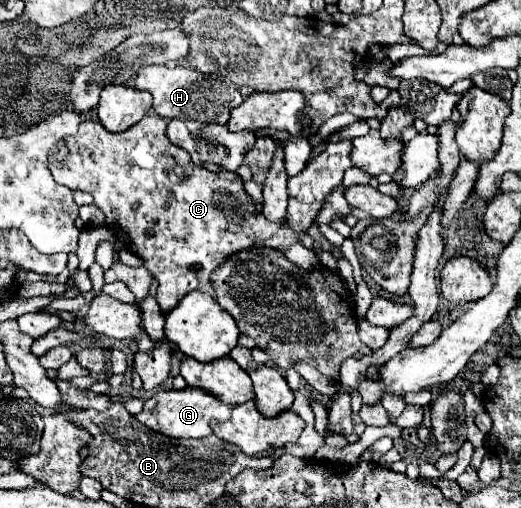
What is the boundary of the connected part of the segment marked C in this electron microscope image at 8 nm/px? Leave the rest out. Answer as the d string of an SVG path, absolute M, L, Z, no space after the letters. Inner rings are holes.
M147 114L141 122L131 126L125 132L113 134L101 126L97 120L85 120L81 122L81 128L75 136L67 138L71 156L69 160L59 166L51 164L51 174L53 178L67 186L67 188L77 188L83 192L89 192L95 198L95 206L107 216L107 228L115 234L115 238L127 248L129 252L137 254L143 258L145 268L157 278L159 288L157 288L157 302L163 312L169 312L171 308L177 306L177 302L191 290L207 292L215 296L213 286L211 286L211 272L217 268L221 260L227 256L251 248L251 246L269 246L275 250L285 252L291 244L299 242L297 234L303 234L311 228L313 220L321 212L325 198L341 184L343 172L351 168L351 140L327 144L327 148L317 156L311 158L297 176L289 178L289 206L287 206L287 216L285 216L285 226L273 226L265 218L261 210L249 202L249 194L245 194L245 182L237 172L209 172L205 168L197 168L189 154L181 150L179 146L171 144L165 136L165 120L161 120L155 114Z

